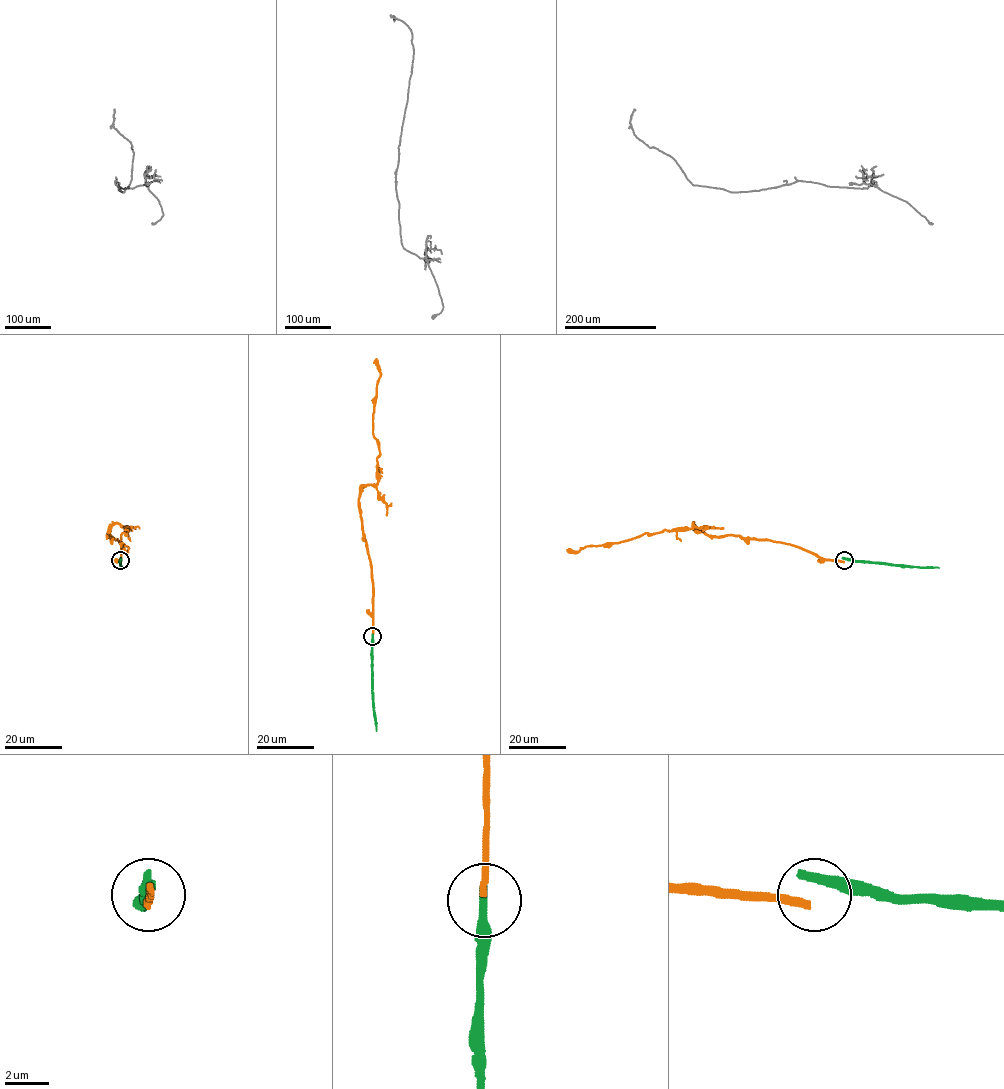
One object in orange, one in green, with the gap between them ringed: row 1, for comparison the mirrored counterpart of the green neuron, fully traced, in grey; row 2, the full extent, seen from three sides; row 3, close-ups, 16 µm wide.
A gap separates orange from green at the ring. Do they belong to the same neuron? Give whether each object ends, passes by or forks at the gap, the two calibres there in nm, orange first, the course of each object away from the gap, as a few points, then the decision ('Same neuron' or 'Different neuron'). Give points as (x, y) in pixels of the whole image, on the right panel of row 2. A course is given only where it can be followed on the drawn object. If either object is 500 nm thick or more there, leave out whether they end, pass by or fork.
Thickness 320 nm (orange) against 550 nm. Course of orange: (844, 561), (820, 559), (771, 541), (706, 535), (692, 523), (690, 529), (567, 549). Course of green: (845, 559), (938, 568). Different neuron

